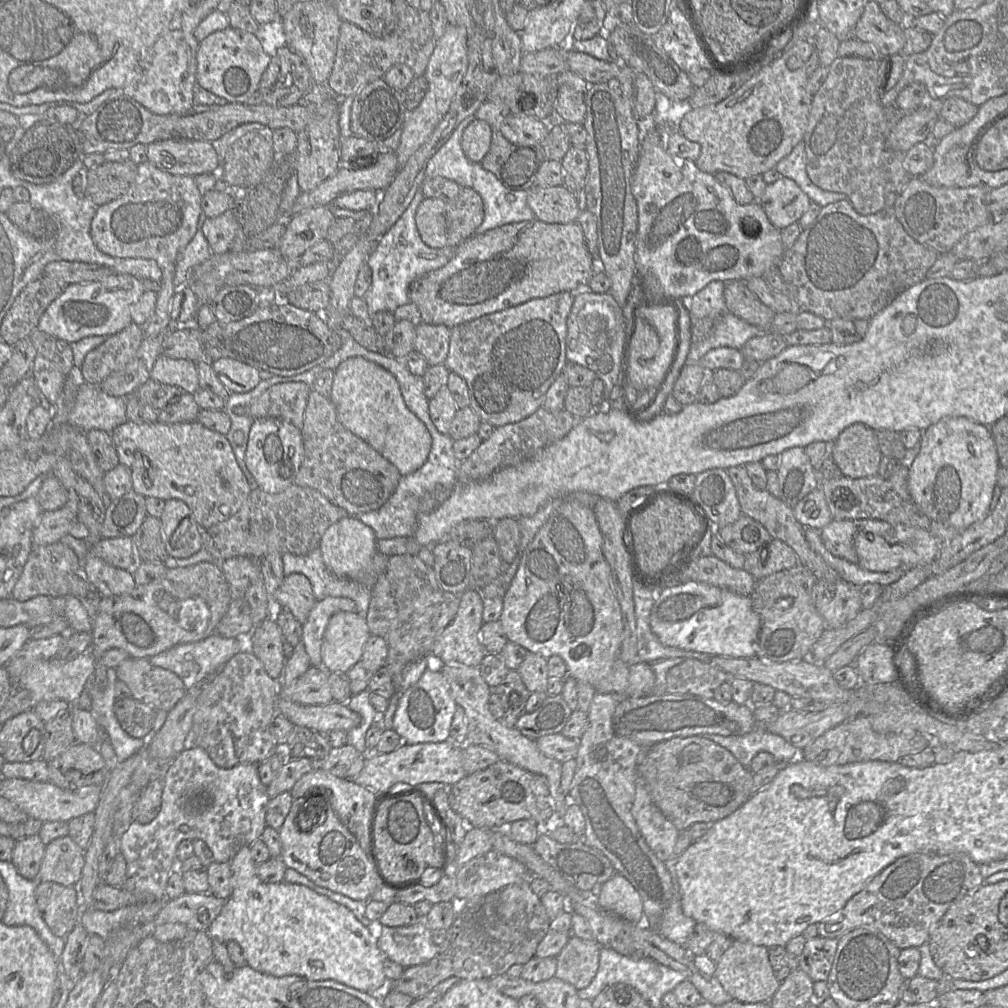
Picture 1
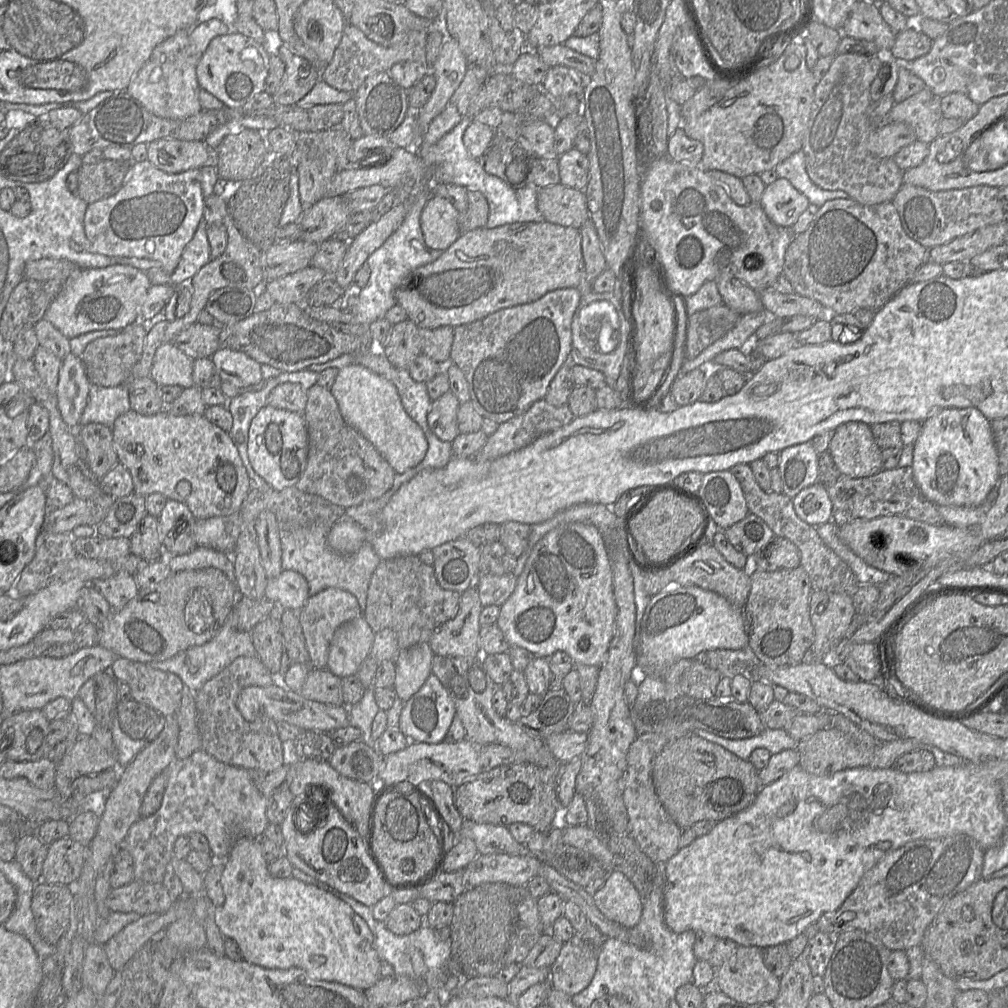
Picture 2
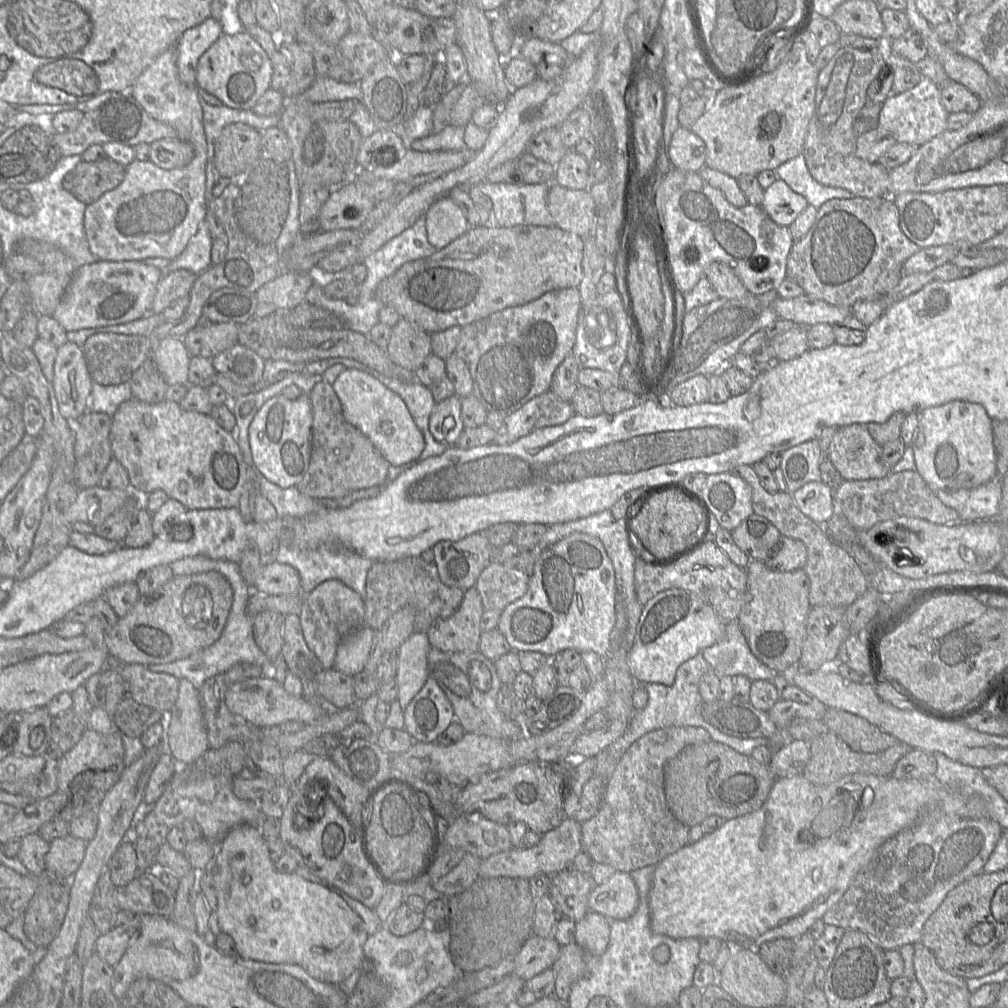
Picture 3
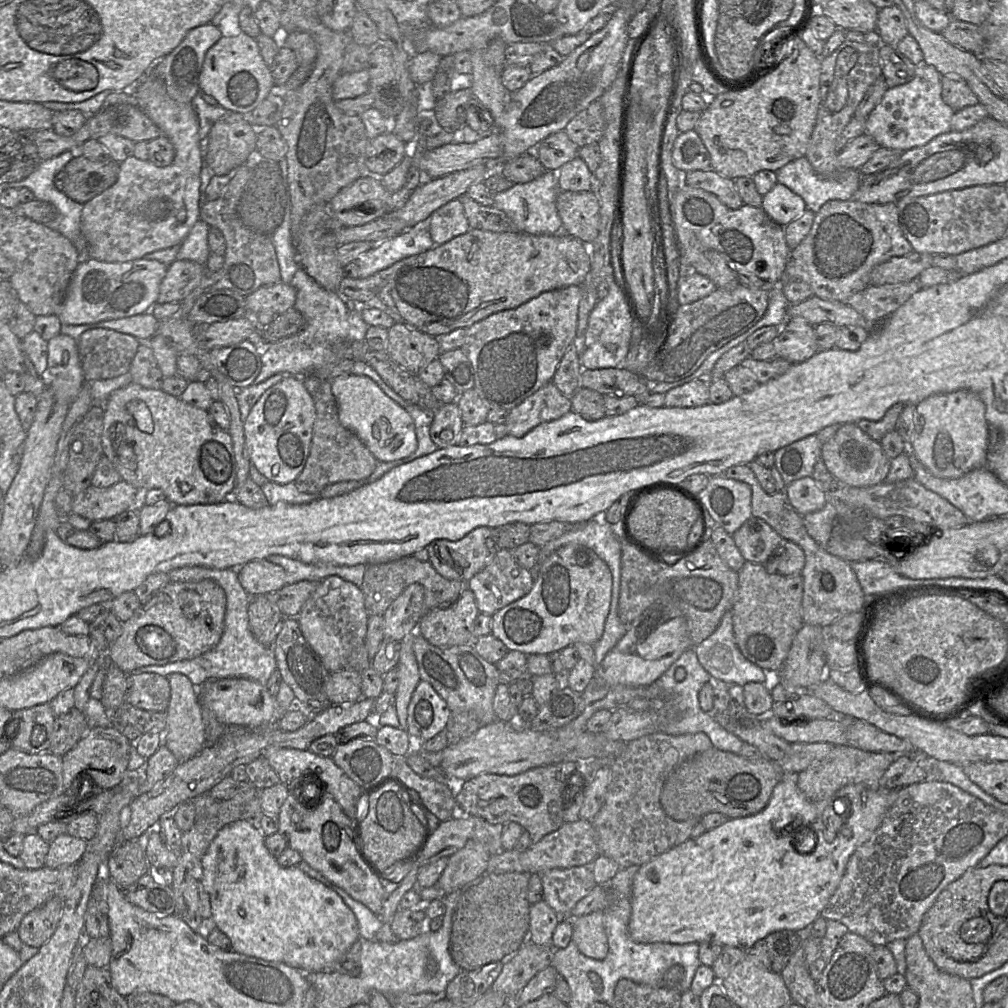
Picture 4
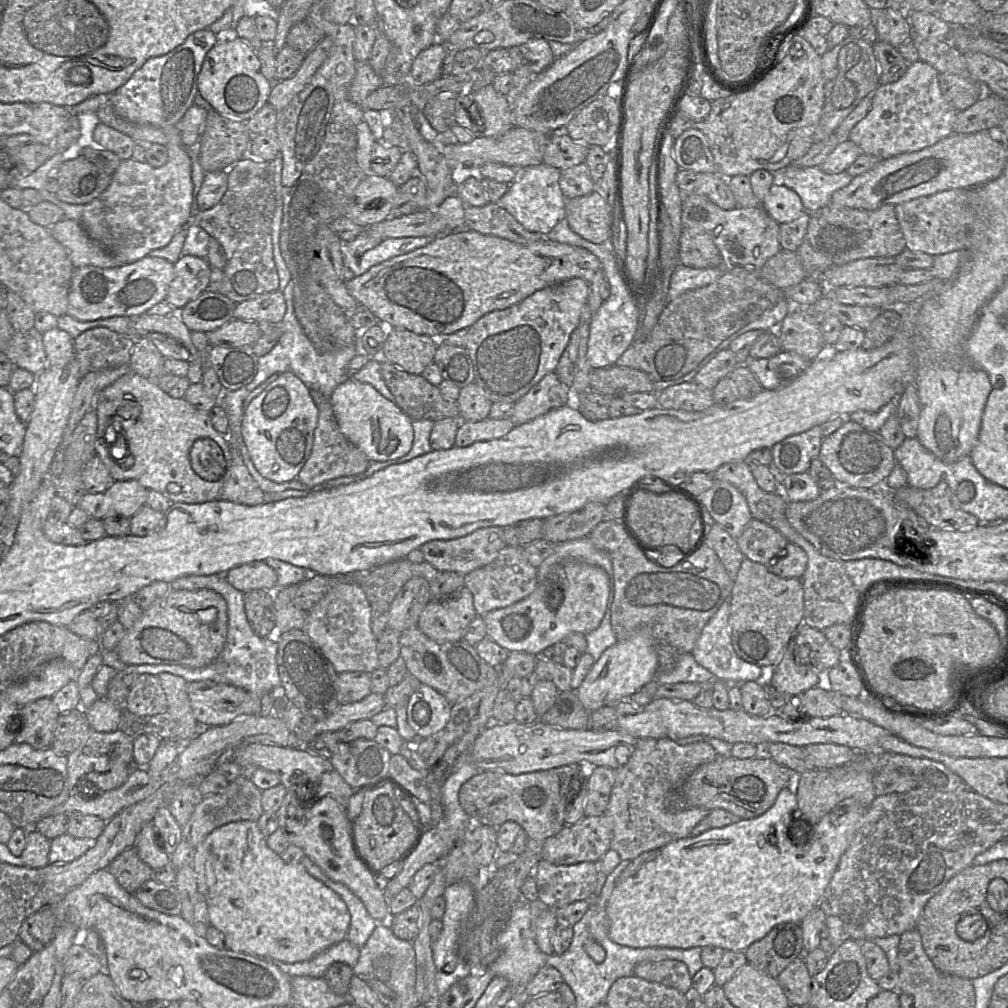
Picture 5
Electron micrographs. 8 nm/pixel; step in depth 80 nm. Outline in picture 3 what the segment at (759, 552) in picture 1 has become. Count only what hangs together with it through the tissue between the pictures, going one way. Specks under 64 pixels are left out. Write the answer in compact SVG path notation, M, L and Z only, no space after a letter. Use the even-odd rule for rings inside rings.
M781 535L779 542L770 550L764 564L773 571L802 569L807 562L807 549L800 540Z

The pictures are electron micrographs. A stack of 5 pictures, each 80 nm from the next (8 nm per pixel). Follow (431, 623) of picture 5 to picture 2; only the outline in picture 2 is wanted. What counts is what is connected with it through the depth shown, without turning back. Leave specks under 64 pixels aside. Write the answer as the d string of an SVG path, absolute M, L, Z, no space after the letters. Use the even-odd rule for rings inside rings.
M473 585L461 593L458 611L454 618L443 623L430 637L434 655L477 657L481 655L479 644L479 617L483 605Z

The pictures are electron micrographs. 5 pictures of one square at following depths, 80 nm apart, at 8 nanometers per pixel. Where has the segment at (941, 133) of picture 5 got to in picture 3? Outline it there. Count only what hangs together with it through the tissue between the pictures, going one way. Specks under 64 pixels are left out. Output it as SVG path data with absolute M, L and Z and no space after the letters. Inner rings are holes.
M923 77L914 88L890 95L883 103L877 128L892 134L897 143L919 147L947 130L948 111L941 102L940 87Z

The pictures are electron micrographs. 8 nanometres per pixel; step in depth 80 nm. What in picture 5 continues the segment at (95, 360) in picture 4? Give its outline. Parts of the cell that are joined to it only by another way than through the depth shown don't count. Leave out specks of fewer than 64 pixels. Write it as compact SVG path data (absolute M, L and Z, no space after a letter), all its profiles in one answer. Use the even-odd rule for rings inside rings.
M104 327L88 329L74 338L81 378L89 372L128 365L134 339Z

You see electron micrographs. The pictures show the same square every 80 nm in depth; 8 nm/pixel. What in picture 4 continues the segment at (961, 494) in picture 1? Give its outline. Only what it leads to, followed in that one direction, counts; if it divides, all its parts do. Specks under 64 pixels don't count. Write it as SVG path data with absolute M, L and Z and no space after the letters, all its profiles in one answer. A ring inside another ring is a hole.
M958 390L934 394L915 407L914 438L909 450L930 473L953 479L986 466L990 429L985 418L986 405L976 393Z

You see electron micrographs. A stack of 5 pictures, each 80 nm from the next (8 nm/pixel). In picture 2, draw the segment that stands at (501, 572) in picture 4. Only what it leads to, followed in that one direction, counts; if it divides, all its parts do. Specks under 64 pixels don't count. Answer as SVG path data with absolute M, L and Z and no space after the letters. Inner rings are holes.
M513 573L500 576L491 574L479 574L475 580L475 587L483 607L489 605L502 606L513 593L517 577Z

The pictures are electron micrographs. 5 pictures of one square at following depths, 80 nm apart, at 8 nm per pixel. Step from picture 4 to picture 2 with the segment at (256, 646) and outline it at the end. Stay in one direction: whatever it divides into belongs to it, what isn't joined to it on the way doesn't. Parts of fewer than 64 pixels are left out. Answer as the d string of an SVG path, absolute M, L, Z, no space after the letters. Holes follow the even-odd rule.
M197 546L187 554L166 556L166 561L172 572L214 567L223 571L236 584L232 556L210 547ZM231 612L220 632L207 643L199 646L192 646L164 661L148 662L148 665L153 669L176 674L188 689L196 693L208 680L219 674L236 658L240 656L256 656L251 632L237 629L236 624L235 613Z

